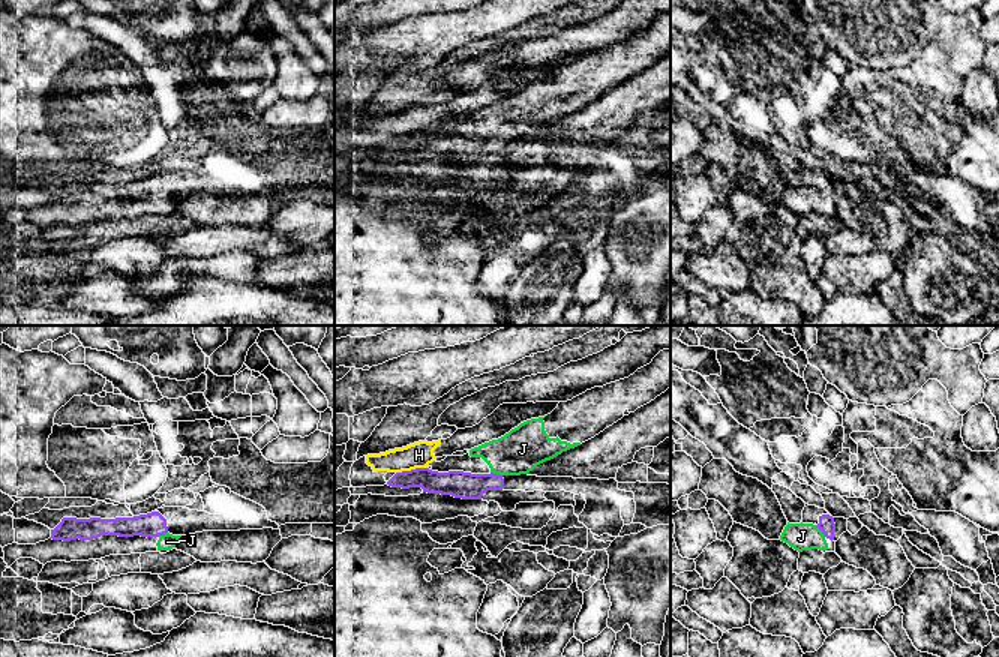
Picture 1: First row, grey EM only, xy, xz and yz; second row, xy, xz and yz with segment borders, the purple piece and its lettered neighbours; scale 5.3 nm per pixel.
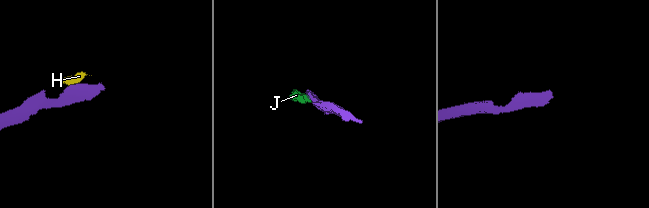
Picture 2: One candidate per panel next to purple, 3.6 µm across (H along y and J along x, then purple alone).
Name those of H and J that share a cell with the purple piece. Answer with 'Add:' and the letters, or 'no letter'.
Add: J

